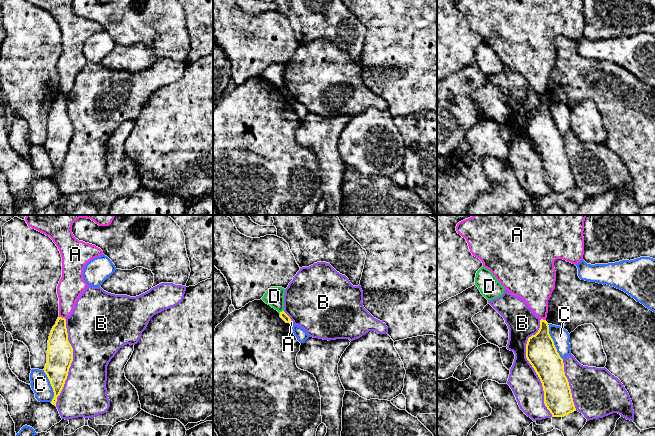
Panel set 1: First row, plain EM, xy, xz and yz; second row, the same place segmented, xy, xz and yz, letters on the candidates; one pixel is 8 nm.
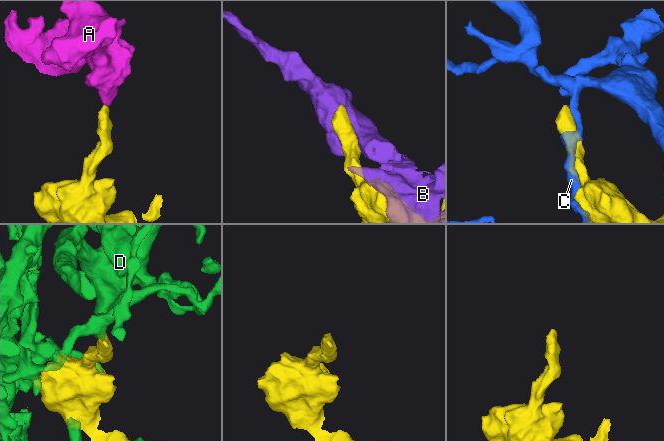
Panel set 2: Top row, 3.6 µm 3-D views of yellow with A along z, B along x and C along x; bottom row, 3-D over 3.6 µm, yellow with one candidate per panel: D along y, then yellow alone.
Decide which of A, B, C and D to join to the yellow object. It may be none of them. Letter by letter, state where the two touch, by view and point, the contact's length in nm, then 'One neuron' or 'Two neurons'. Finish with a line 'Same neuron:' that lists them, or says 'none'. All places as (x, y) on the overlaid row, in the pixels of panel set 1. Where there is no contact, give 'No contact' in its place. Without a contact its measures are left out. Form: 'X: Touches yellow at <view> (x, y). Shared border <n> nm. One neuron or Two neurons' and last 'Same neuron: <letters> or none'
A: Touches yellow at xy (61, 317). Shared border 60 nm. Two neurons
B: Touches yellow at yz (532, 366). Shared border 800 nm. Two neurons
C: Touches yellow at yz (553, 342). Shared border 320 nm. Two neurons
D: Touches yellow at xz (282, 311). Shared border 40 nm. Two neurons
Same neuron: none

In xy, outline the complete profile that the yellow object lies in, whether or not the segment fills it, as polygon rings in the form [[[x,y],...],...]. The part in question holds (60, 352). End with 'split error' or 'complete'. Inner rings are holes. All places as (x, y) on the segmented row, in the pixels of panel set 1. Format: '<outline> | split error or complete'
[[[58,317],[49,336],[47,363],[44,368],[53,388],[54,397],[51,403],[55,406],[57,397],[64,387],[72,361],[73,348],[68,341],[66,319]]] | complete

